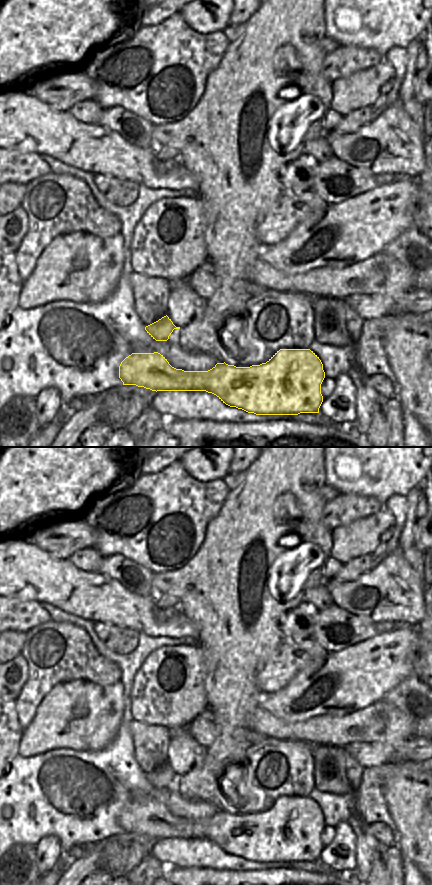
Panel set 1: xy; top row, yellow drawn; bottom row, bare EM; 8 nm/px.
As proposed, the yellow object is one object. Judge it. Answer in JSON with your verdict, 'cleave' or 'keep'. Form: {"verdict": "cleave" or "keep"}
{"verdict": "keep"}

